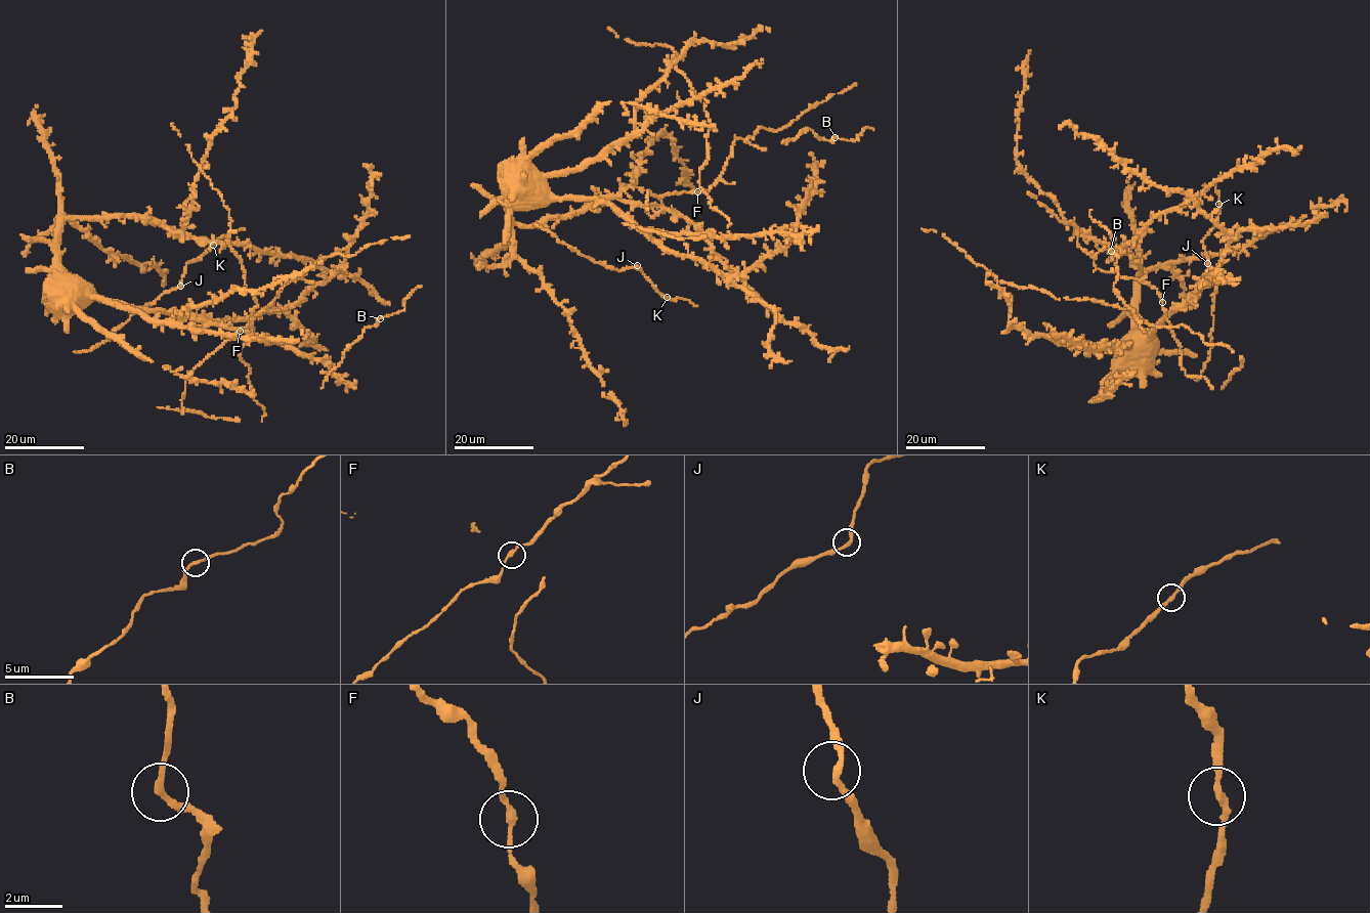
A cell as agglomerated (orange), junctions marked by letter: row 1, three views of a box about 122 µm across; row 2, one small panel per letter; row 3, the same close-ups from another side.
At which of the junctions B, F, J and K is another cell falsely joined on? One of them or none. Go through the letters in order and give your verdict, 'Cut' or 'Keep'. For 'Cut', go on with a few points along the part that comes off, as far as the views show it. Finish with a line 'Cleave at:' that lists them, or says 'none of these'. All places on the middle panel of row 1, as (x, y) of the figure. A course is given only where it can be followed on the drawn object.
B: Keep
F: Keep
J: Keep
K: Keep
Cleave at: none of these

